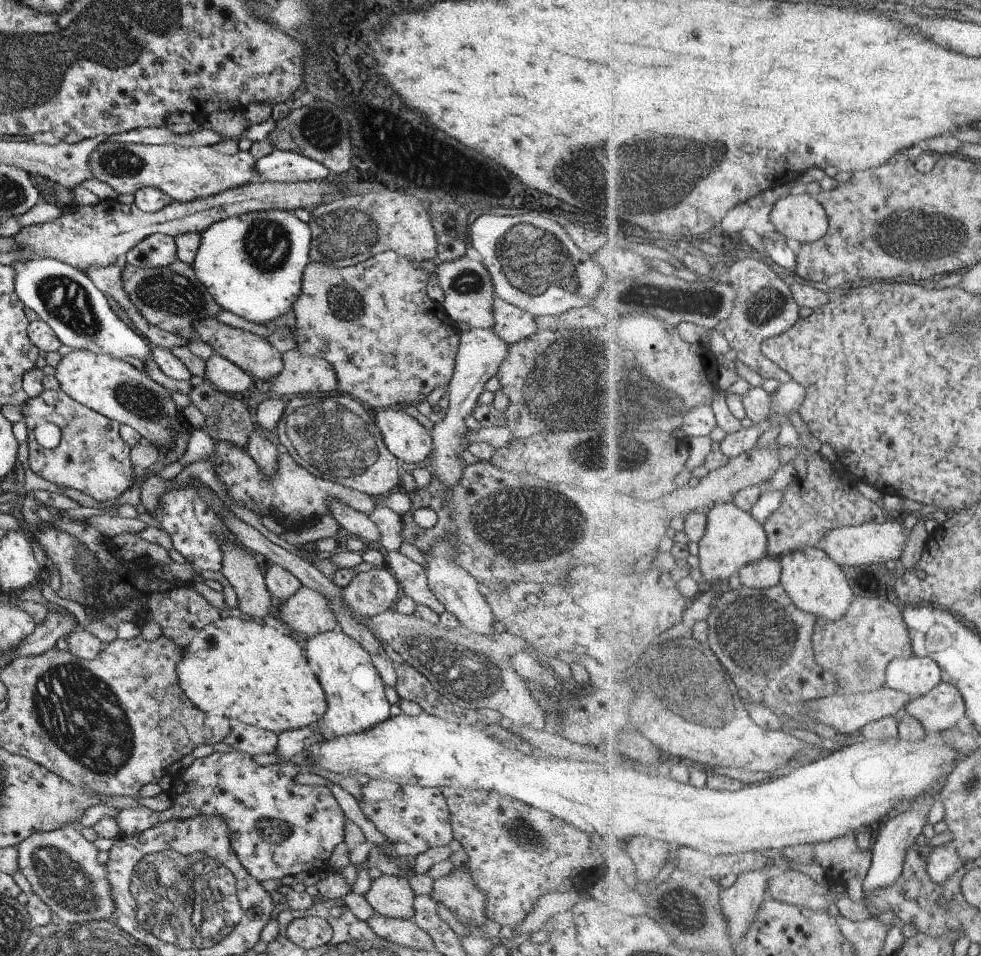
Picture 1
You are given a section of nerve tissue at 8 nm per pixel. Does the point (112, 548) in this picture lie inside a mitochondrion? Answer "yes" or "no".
no

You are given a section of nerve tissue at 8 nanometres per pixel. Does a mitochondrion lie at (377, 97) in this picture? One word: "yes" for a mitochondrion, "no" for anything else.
no

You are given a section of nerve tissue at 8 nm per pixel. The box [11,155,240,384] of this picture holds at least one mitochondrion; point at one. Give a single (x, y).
(65, 299)

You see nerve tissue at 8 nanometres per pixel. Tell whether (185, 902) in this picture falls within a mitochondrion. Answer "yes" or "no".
yes

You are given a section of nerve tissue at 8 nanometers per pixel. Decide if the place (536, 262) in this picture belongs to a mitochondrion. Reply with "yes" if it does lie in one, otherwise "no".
yes

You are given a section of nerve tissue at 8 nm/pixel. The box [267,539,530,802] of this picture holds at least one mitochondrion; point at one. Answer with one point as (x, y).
(467, 674)

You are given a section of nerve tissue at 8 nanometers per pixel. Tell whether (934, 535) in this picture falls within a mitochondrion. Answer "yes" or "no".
no

